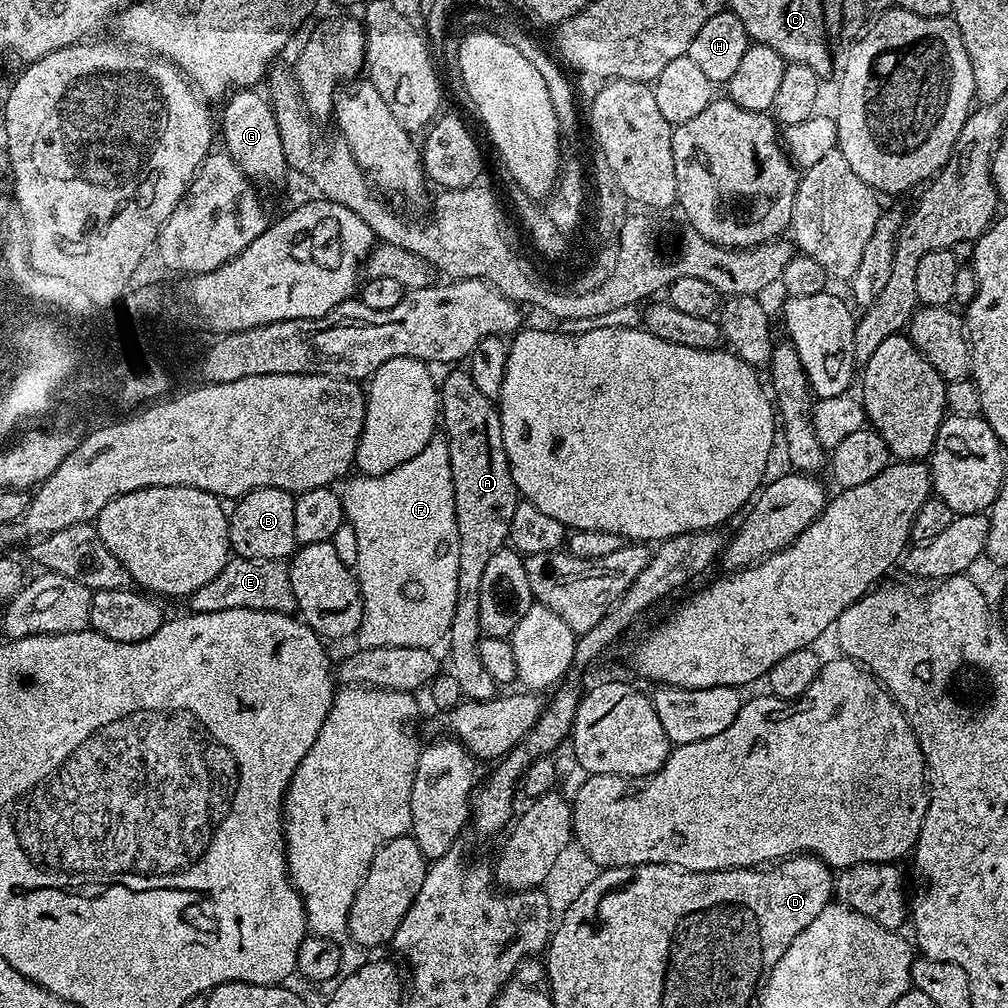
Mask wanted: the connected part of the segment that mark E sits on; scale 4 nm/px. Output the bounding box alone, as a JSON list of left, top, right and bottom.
[186,555,296,612]

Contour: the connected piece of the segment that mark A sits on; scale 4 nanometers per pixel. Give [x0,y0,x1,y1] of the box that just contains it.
[439,366,518,700]

